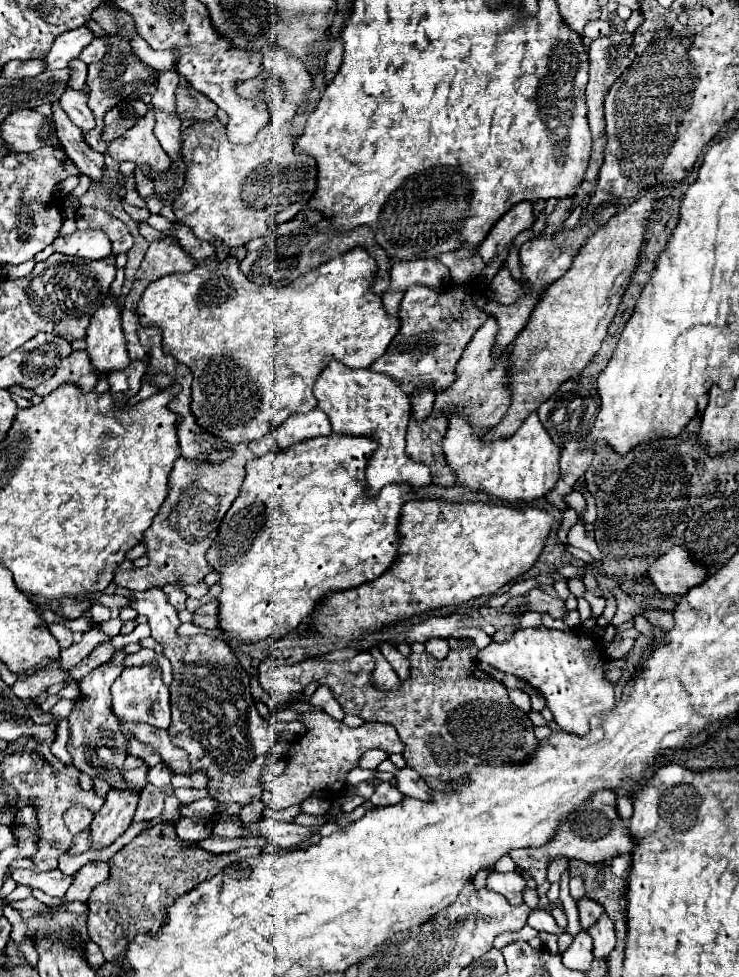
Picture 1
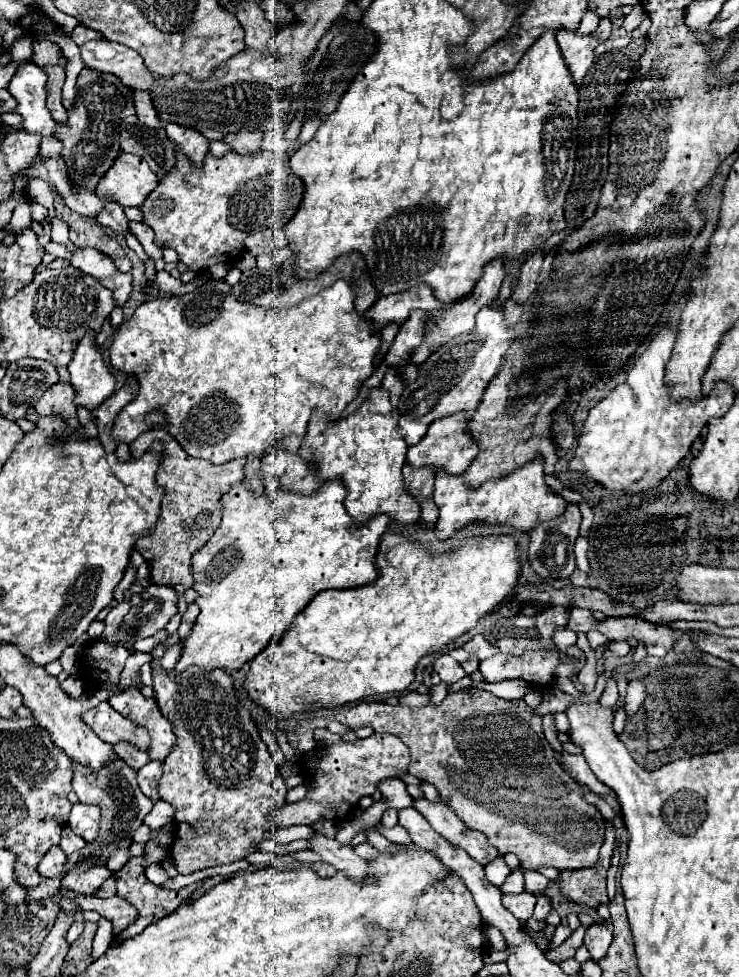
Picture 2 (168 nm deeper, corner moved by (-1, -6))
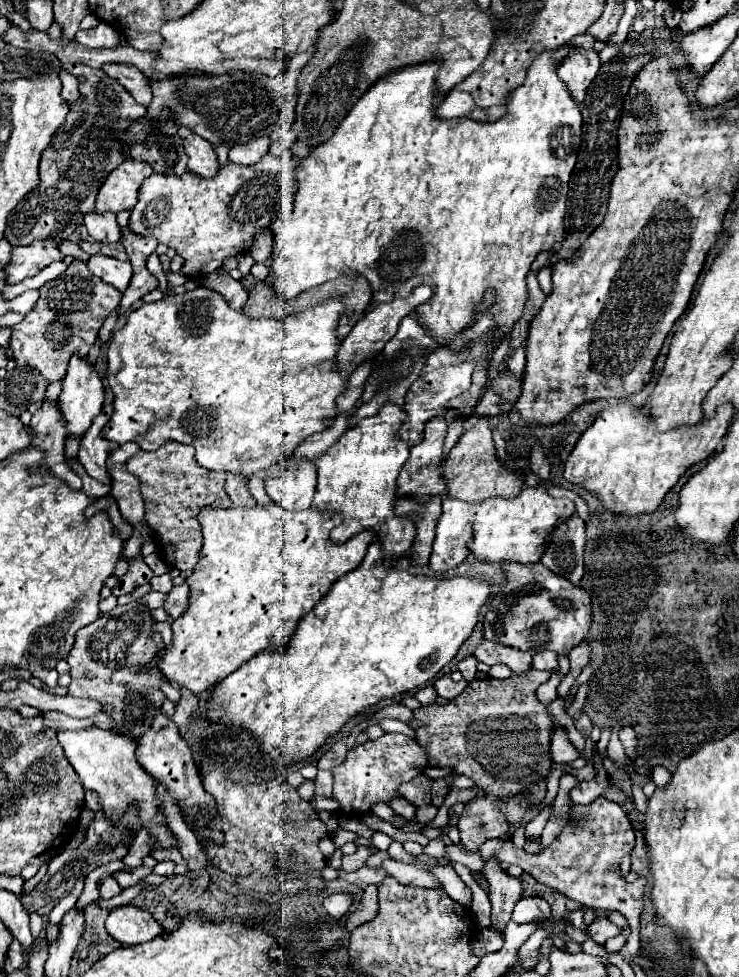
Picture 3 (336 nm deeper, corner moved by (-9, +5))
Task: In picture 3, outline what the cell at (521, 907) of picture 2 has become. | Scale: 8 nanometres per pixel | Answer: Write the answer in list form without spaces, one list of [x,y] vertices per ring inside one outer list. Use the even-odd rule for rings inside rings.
[[[534,896],[534,898],[522,898],[518,900],[518,904],[514,906],[514,912],[512,912],[512,920],[516,924],[530,924],[530,922],[552,922],[552,914],[550,914],[550,904],[540,898],[540,896]]]

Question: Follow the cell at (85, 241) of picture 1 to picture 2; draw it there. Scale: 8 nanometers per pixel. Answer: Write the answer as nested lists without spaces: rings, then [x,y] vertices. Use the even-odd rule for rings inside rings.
[[[82,247],[72,253],[70,263],[84,271],[86,275],[96,277],[104,287],[114,291],[116,305],[124,305],[132,291],[132,277],[120,273],[108,255],[100,255],[100,251],[92,247]]]

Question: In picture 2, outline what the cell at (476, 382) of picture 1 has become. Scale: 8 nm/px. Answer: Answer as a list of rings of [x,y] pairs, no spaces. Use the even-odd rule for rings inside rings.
[[[456,413],[456,415],[448,415],[442,419],[436,419],[424,439],[412,447],[408,447],[408,463],[412,467],[422,467],[422,465],[434,465],[436,469],[446,469],[450,473],[464,473],[466,467],[474,461],[474,457],[478,455],[478,445],[474,443],[474,437],[468,431],[468,423],[470,417],[468,413]]]

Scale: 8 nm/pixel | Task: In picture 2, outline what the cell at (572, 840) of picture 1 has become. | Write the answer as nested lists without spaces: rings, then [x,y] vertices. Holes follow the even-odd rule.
[[[462,689],[452,691],[440,703],[428,703],[424,707],[394,707],[394,713],[388,713],[388,705],[380,701],[360,701],[354,705],[344,705],[340,709],[312,709],[302,711],[298,715],[290,715],[280,719],[278,727],[288,735],[288,743],[306,753],[316,748],[313,738],[316,727],[326,727],[330,721],[340,721],[350,729],[372,727],[374,731],[384,731],[400,737],[404,745],[410,749],[412,761],[408,765],[408,773],[418,779],[430,781],[444,803],[448,803],[456,815],[470,827],[486,833],[492,845],[498,847],[502,855],[514,853],[520,859],[522,869],[584,869],[596,865],[600,847],[604,843],[606,823],[600,815],[598,807],[586,801],[586,789],[578,785],[556,761],[556,751],[550,747],[542,733],[542,719],[532,713],[532,709],[520,701],[500,699],[484,689]]]

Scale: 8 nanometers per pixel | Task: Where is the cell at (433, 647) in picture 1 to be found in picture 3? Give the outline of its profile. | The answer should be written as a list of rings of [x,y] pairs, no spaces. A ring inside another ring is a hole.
[[[468,656],[464,658],[460,664],[458,664],[458,670],[464,674],[464,680],[466,682],[472,682],[476,678],[476,658],[474,656]]]

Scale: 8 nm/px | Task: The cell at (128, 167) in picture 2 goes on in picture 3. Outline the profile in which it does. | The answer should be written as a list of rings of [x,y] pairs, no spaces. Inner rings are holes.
[[[124,160],[120,168],[108,174],[108,180],[104,180],[98,196],[94,212],[104,214],[112,212],[118,214],[122,210],[132,210],[138,200],[138,190],[154,170],[148,168],[148,164],[138,160]]]

